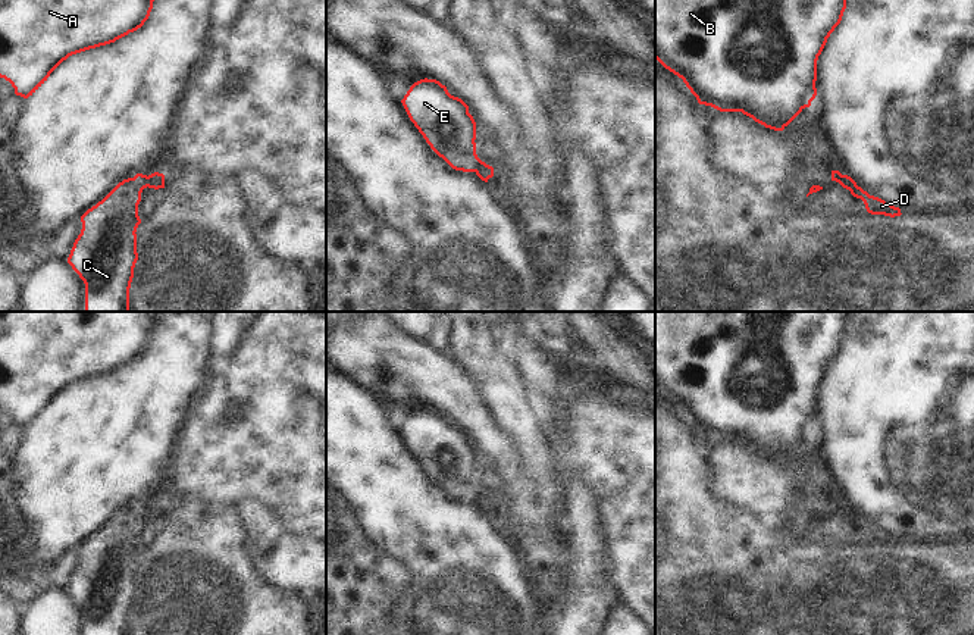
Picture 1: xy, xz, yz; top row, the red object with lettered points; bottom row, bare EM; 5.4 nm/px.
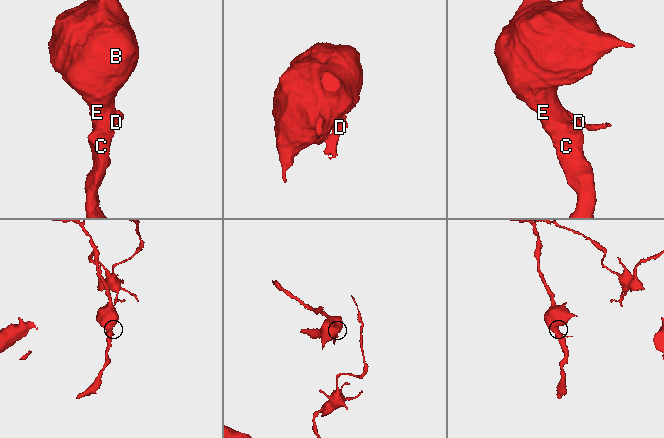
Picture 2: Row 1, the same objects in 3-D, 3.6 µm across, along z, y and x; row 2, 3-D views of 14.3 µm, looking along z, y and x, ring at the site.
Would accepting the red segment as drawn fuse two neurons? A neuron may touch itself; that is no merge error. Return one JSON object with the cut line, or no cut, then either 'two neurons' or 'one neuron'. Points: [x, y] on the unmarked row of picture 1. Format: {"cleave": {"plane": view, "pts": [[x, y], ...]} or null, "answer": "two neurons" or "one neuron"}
{"cleave": {"plane": "xy", "pts": [[149, 506], [146, 515]]}, "answer": "two neurons"}

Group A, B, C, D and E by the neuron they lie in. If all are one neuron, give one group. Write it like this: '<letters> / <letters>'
A B C E / D

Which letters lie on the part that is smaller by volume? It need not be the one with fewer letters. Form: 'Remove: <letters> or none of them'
Remove: D

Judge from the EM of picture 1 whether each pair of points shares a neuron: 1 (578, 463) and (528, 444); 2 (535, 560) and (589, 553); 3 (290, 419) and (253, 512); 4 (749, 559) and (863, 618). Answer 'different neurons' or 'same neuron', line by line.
1: different neurons
2: different neurons
3: different neurons
4: same neuron

